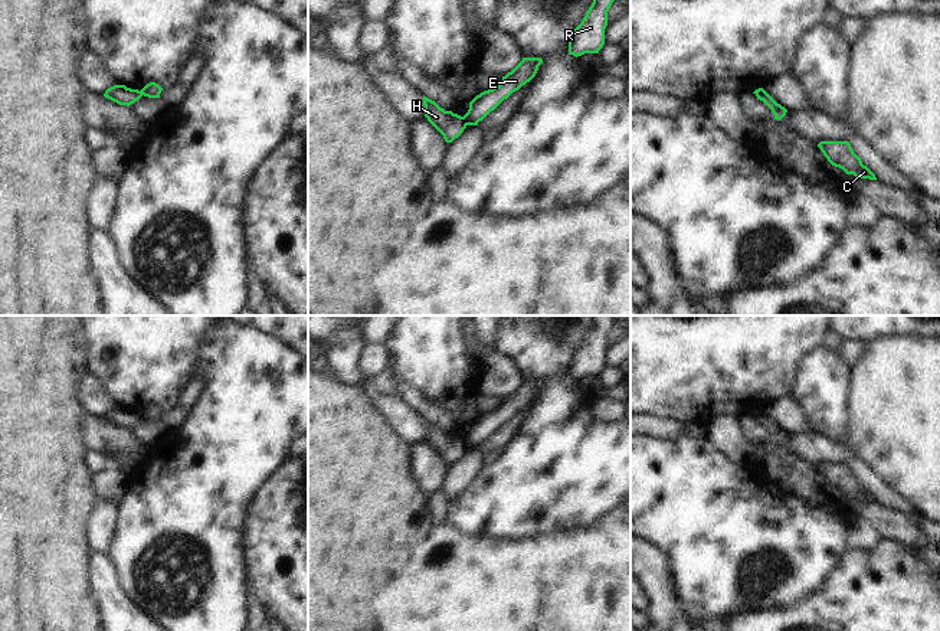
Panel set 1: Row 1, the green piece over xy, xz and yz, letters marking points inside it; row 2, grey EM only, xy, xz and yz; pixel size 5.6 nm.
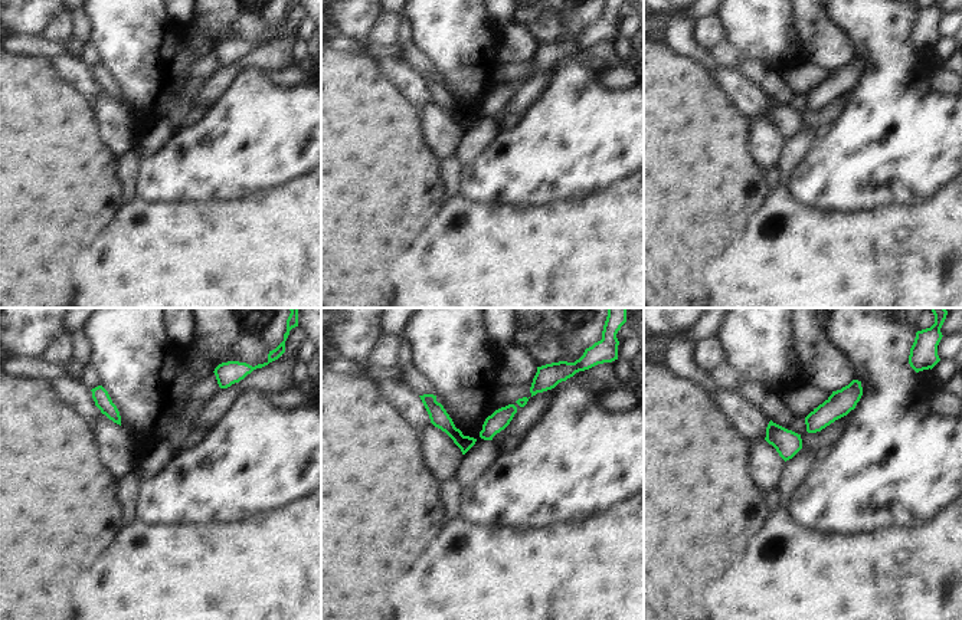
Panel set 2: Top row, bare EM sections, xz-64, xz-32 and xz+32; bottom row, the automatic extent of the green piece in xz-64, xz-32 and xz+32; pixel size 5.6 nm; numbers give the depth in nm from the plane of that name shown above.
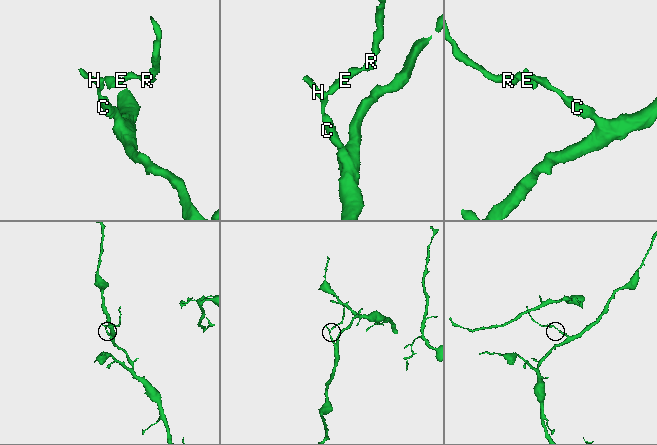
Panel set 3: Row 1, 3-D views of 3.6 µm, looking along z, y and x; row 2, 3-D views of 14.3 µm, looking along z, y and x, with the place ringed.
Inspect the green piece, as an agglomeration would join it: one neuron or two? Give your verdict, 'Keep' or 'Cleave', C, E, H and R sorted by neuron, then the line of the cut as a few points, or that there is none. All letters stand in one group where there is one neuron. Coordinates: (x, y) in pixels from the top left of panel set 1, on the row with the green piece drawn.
Cleave. Groups: C H / E R. Split along xz (462, 117), (468, 124).

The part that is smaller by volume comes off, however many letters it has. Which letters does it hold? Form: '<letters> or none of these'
E, R

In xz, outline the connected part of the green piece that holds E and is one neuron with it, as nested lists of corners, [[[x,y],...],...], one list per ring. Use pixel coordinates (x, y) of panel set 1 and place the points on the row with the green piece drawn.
[[[523,58],[511,72],[502,76],[502,82],[498,86],[481,92],[469,102],[469,109],[464,115],[466,124],[478,125],[478,122],[494,111],[504,99],[530,82],[541,63],[541,58]]]

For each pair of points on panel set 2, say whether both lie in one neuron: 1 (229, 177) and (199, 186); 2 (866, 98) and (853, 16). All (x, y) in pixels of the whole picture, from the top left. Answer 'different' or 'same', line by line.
1: same
2: same

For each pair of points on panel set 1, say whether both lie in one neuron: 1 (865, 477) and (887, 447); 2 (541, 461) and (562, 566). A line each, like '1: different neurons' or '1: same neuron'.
1: different neurons
2: different neurons

